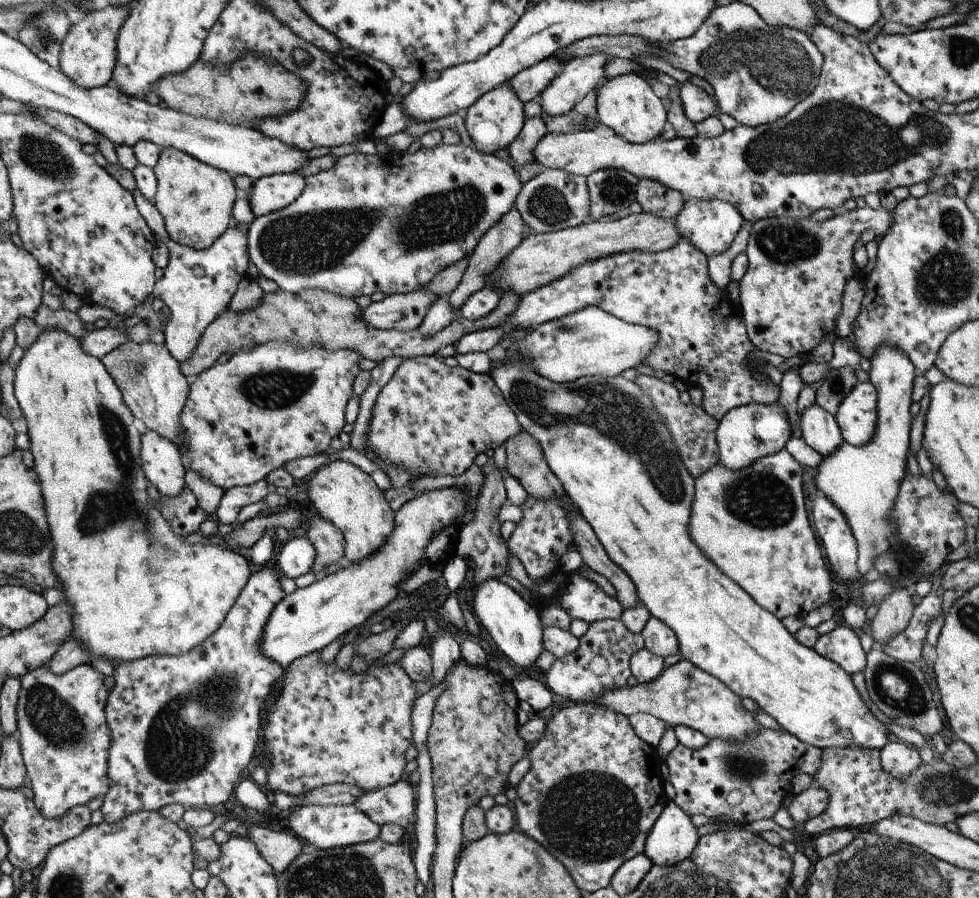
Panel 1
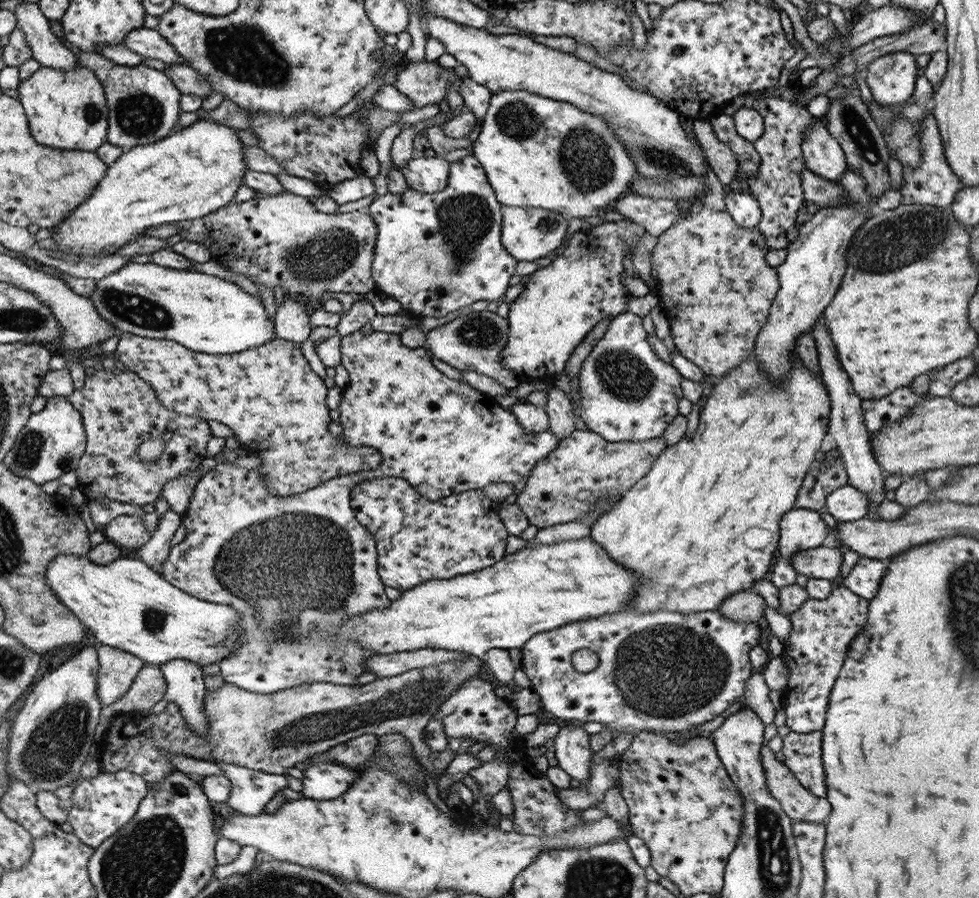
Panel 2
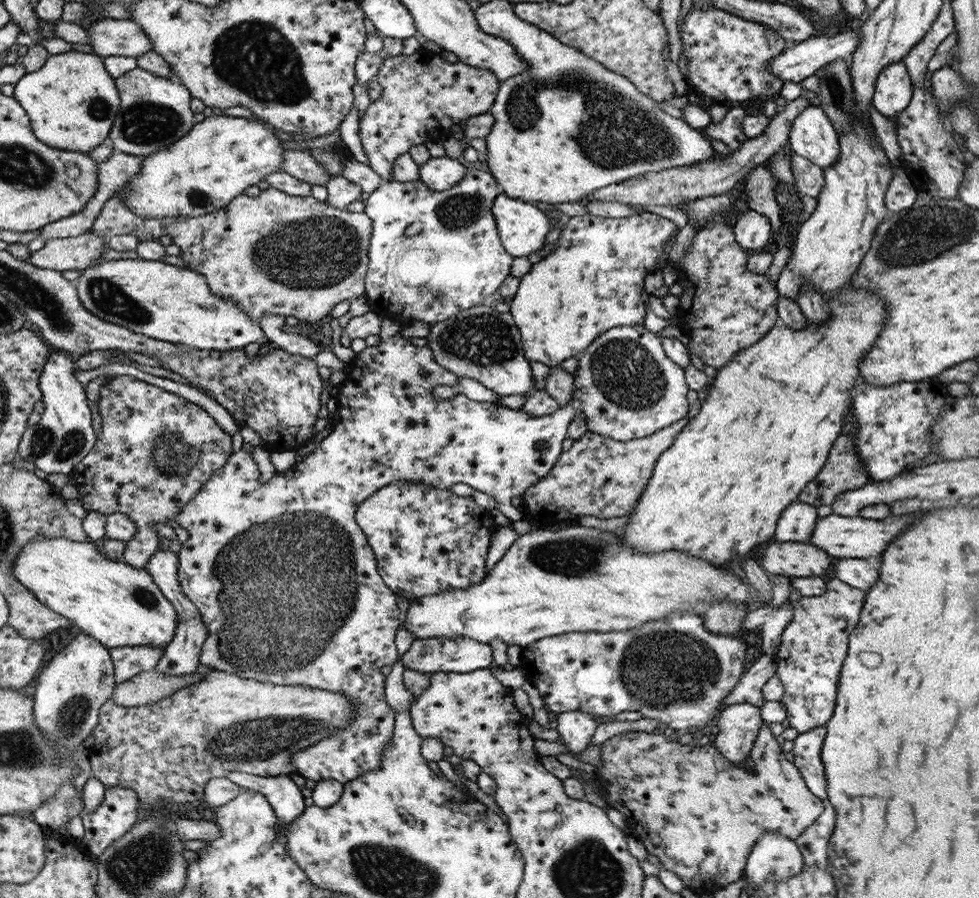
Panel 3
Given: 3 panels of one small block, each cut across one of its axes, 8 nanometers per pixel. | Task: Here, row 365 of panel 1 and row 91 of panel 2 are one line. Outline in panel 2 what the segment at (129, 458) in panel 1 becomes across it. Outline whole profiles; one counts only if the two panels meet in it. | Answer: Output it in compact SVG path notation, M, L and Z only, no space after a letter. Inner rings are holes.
M78 64L72 70L40 67L17 88L17 99L24 105L29 128L37 143L63 151L96 151L107 142L109 106L105 86L96 72Z

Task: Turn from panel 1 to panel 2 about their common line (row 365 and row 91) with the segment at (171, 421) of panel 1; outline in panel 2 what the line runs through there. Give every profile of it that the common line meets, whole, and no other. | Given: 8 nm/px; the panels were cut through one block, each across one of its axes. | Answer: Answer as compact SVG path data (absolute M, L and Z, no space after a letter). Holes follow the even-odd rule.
M84 52L78 54L79 64L94 70L105 86L109 106L109 134L107 142L129 151L134 146L164 139L174 133L180 119L180 95L172 79L163 71L146 65L120 65L102 53Z

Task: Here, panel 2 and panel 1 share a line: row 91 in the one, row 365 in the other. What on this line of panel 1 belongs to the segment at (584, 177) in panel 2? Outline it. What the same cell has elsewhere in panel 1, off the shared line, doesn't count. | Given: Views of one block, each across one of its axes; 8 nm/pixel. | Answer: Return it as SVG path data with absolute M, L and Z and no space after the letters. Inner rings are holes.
M507 361L505 364L496 366L489 374L496 383L496 386L498 386L498 390L502 392L502 396L504 396L504 400L508 403L510 410L516 415L517 421L521 424L523 430L526 430L534 440L538 440L538 444L540 444L546 462L548 463L548 468L552 470L554 476L562 483L567 497L579 513L587 520L591 529L594 530L600 544L602 544L608 553L610 560L616 566L622 568L634 583L636 594L638 594L645 615L658 618L658 620L664 622L668 628L674 631L676 638L678 638L680 654L684 658L690 660L692 664L695 664L698 668L704 670L704 672L716 676L718 680L721 680L734 694L740 696L740 698L746 697L754 700L759 708L770 714L786 732L793 734L798 740L805 742L807 745L821 749L853 748L856 750L881 750L886 744L895 739L888 726L879 721L865 704L852 682L852 675L848 674L835 662L824 658L824 656L820 656L816 650L800 644L794 638L794 635L788 632L788 629L782 624L779 618L776 618L772 612L768 612L765 608L760 608L748 596L748 593L744 592L743 588L740 588L734 580L730 580L726 574L720 572L702 554L702 550L692 542L692 538L688 534L688 522L690 522L691 506L694 500L693 476L688 472L686 466L684 466L684 462L680 460L678 450L676 450L676 444L674 444L674 440L670 436L670 430L664 426L658 410L652 404L652 398L644 390L640 390L635 381L627 380L622 375L618 375L614 377L587 376L580 377L575 381L555 383L552 380L548 380L548 378L544 378L544 376L540 376L540 374L536 374L534 370L530 370L526 362L512 364L512 362Z

